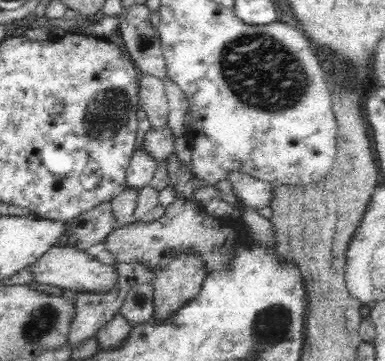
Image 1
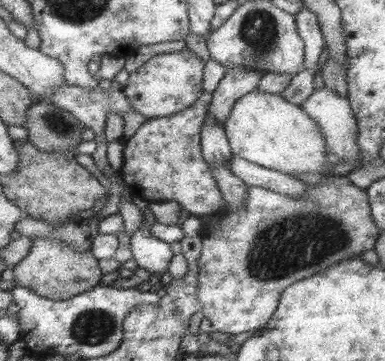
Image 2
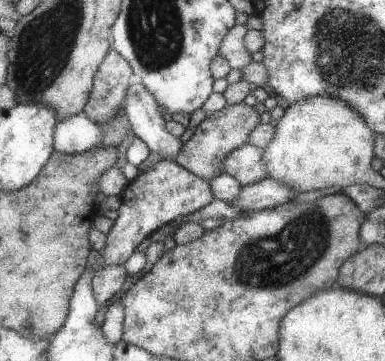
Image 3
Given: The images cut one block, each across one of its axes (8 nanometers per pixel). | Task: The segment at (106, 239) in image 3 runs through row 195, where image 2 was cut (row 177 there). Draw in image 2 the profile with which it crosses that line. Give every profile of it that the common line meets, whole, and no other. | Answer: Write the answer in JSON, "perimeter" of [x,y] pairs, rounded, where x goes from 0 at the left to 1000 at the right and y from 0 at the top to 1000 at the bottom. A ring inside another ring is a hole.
{"perimeter":[[[527,260],[491,305],[377,338],[361,366],[325,393],[325,449],[309,476],[345,543],[366,543],[392,565],[449,554],[517,604],[579,587],[590,554],[553,493],[543,449],[527,438],[527,349],[553,277],[558,260]]]}

